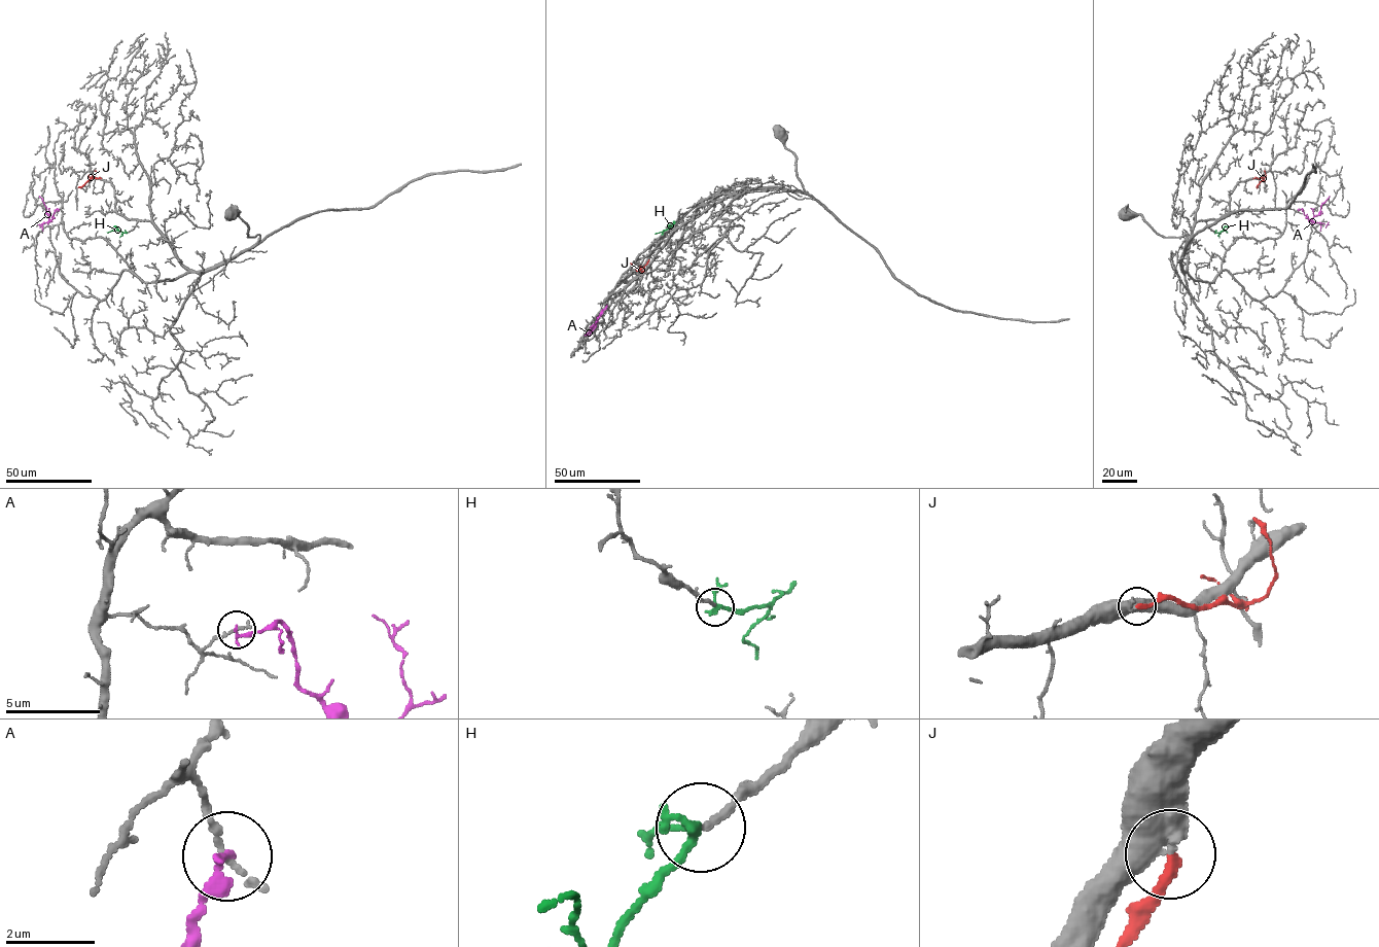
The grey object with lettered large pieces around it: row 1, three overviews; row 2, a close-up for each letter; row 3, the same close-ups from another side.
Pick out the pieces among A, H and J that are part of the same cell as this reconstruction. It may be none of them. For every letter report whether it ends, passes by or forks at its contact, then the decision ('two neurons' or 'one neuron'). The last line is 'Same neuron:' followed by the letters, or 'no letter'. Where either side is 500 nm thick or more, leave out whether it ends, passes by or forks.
A: it ends; two neurons
H: it forks; one neuron
J: it ends; two neurons
Same neuron: H

